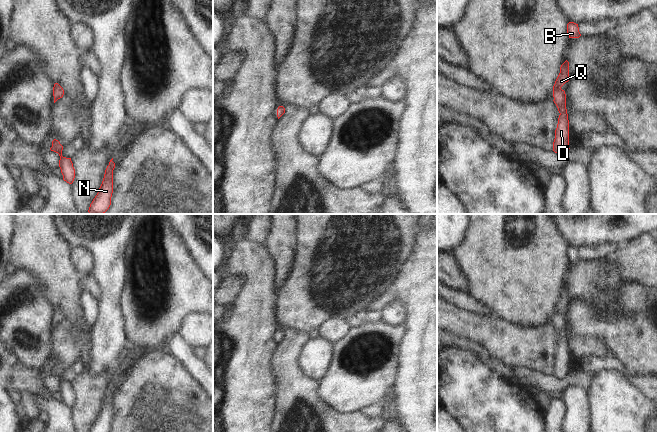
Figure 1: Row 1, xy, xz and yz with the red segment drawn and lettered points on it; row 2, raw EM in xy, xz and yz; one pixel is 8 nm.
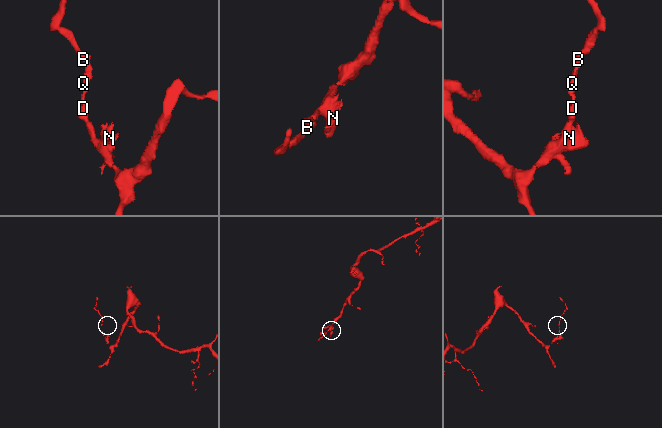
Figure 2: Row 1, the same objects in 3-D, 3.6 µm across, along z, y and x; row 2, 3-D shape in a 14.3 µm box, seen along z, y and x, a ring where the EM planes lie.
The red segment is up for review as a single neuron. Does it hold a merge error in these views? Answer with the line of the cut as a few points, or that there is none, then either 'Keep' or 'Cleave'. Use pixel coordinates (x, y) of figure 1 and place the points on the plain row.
No split. Keep

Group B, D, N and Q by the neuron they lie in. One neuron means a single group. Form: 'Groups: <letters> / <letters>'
Groups: B D N Q

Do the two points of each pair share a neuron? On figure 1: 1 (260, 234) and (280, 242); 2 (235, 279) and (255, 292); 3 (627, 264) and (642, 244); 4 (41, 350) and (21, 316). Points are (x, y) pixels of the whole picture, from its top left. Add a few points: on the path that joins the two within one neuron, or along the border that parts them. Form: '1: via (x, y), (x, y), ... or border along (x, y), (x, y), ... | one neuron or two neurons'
1: border along (270, 224), (264, 244) | two neurons
2: border along (238, 273), (242, 277), (242, 287), (232, 305) | two neurons
3: via (632, 259), (642, 249) | one neuron
4: via (40, 342), (40, 336), (28, 324) | one neuron

